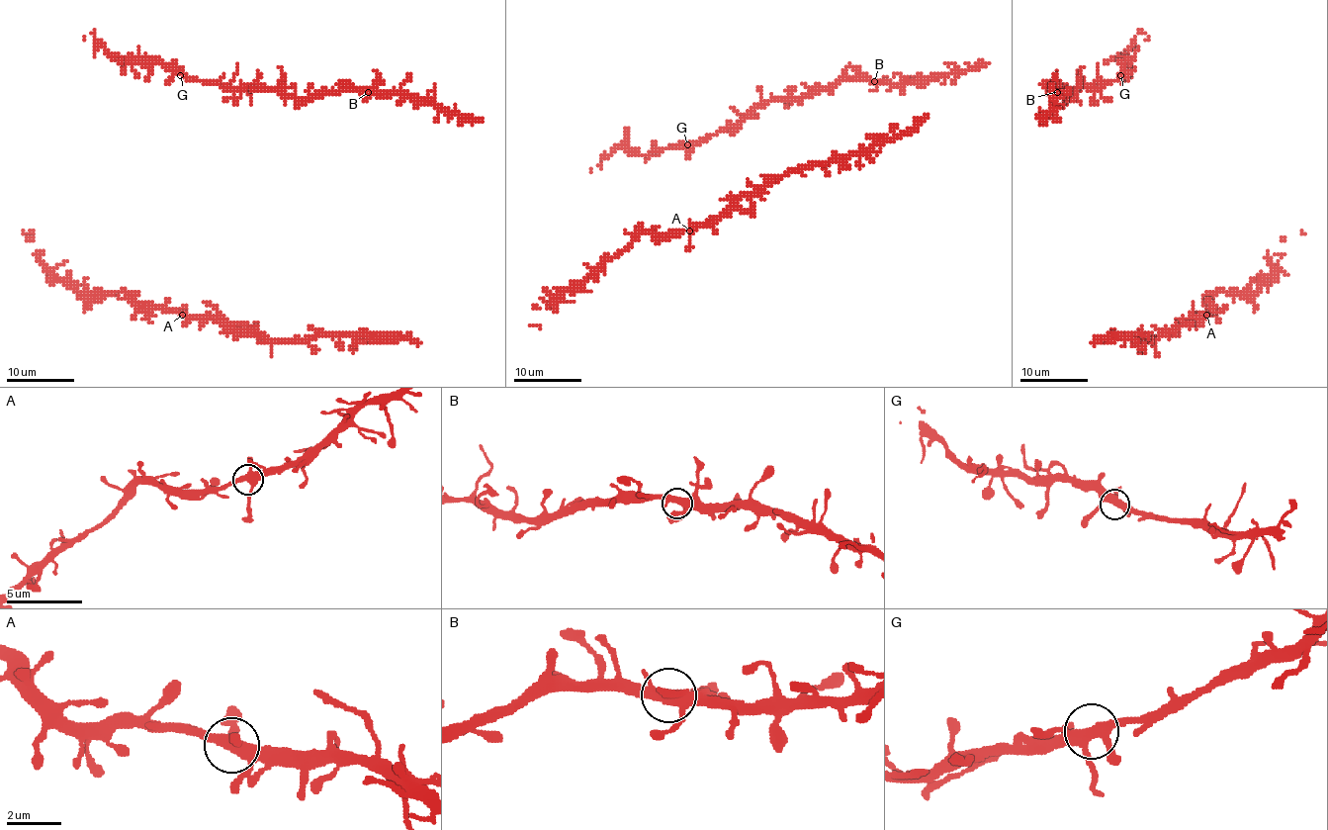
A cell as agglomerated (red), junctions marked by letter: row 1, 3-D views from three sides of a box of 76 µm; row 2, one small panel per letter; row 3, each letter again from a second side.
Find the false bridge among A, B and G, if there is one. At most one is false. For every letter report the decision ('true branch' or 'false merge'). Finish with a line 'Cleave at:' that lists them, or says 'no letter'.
A: true branch
B: true branch
G: true branch
Cleave at: no letter

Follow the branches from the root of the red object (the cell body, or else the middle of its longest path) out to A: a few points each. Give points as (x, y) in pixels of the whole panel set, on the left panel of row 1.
A: (374, 335), (318, 335), (300, 340), (269, 342), (246, 331), (233, 331), (213, 319), (185, 319), (182, 315)

